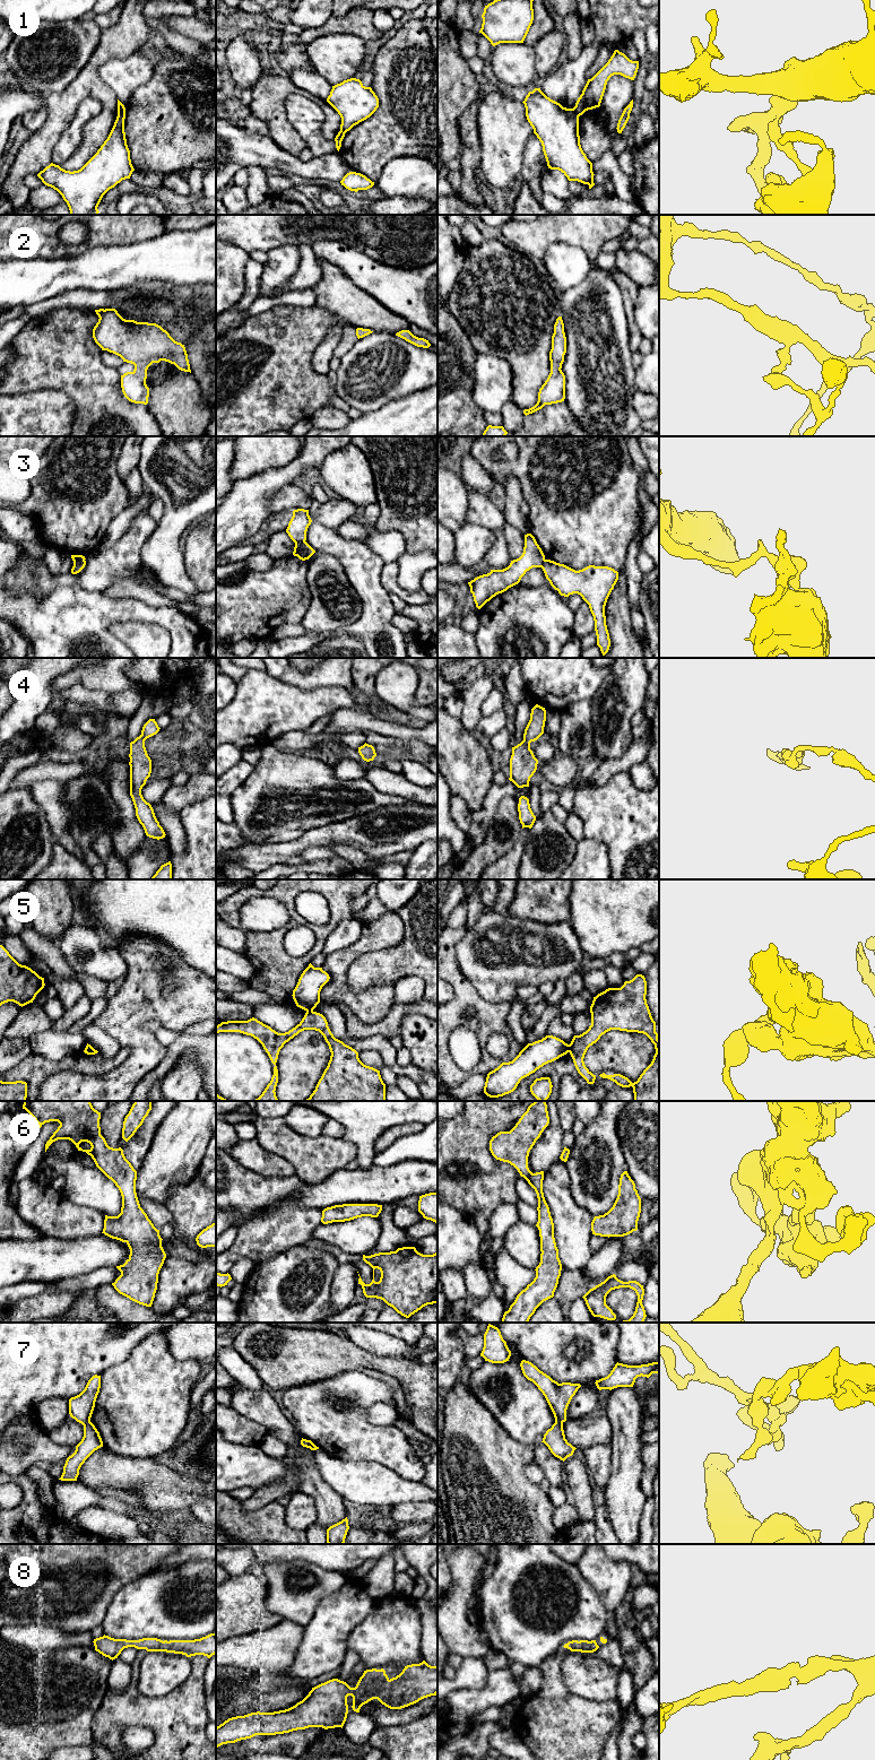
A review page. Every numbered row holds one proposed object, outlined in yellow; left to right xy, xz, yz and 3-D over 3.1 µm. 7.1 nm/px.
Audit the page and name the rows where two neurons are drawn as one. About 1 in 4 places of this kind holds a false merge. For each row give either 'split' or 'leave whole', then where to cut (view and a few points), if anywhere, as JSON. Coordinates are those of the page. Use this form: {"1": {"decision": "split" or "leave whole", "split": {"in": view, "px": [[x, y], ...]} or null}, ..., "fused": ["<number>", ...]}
{"1": {"decision": "split", "split": {"in": "yz", "px": [[573, 107], [579, 115]]}}, "2": {"decision": "leave whole", "split": null}, "3": {"decision": "split", "split": {"in": "xy", "px": [[84, 560], [74, 563]]}}, "4": {"decision": "leave whole", "split": null}, "5": {"decision": "split", "split": {"in": "yz", "px": [[570, 1045], [568, 1051]]}}, "6": {"decision": "leave whole", "split": null}, "7": {"decision": "split", "split": {"in": "yz", "px": [[555, 1421], [562, 1423]]}}, "8": {"decision": "leave whole", "split": null}, "fused": ["1", "3", "5", "7"]}

